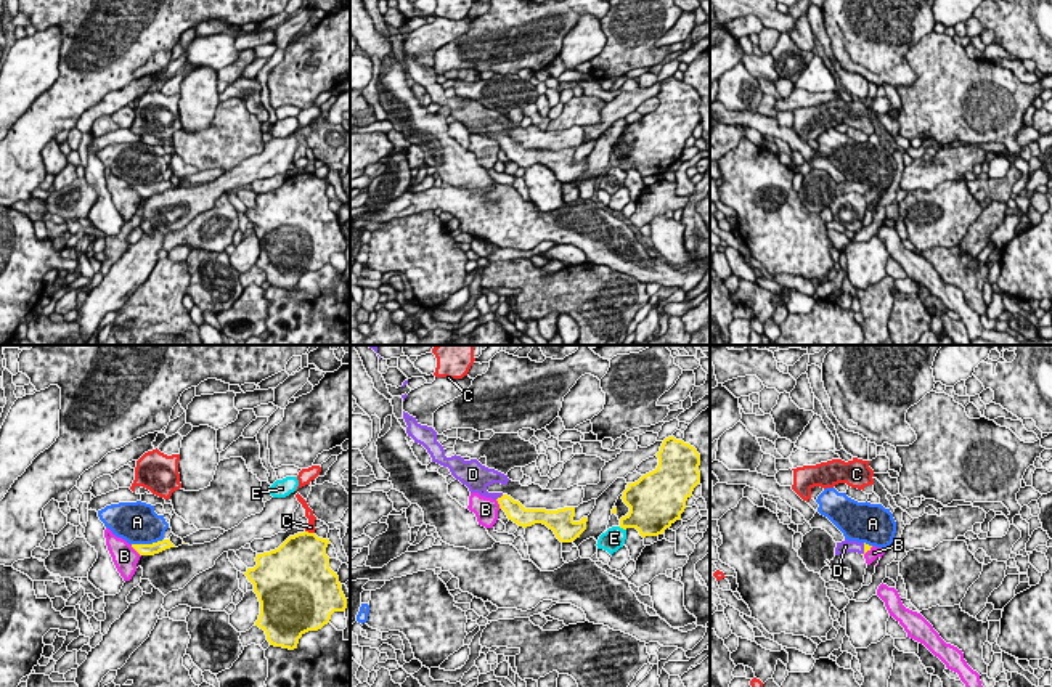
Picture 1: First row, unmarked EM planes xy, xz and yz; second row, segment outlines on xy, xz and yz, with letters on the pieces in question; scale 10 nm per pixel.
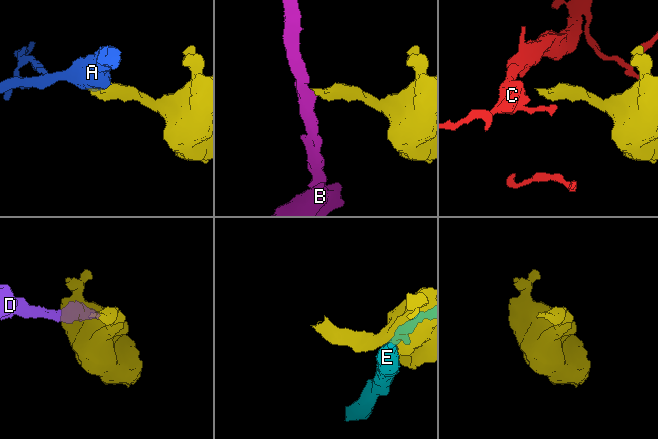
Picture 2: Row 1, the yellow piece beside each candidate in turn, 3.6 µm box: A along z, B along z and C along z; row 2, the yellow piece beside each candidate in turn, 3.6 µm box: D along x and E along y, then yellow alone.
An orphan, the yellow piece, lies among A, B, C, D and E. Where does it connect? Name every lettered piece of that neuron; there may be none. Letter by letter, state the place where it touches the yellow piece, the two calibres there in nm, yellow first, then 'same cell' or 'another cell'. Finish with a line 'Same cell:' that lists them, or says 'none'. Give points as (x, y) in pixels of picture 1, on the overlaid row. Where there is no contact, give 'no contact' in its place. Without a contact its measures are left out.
A: meets yellow in xy at (146, 544); 130 nm thick on the yellow side, 420 nm on the other; another cell
B: meets yellow in xy at (135, 549); 130 nm thick on the yellow side, 240 nm on the other; another cell
C: meets yellow in xy at (310, 533); 460 nm thick on the yellow side, 100 nm on the other; another cell
D: meets yellow in xz at (501, 496); 190 nm thick on the yellow side, 190 nm on the other; same cell
E: meets yellow in xz at (622, 527); 300 nm thick on the yellow side, 220 nm on the other; another cell
Same cell: D

